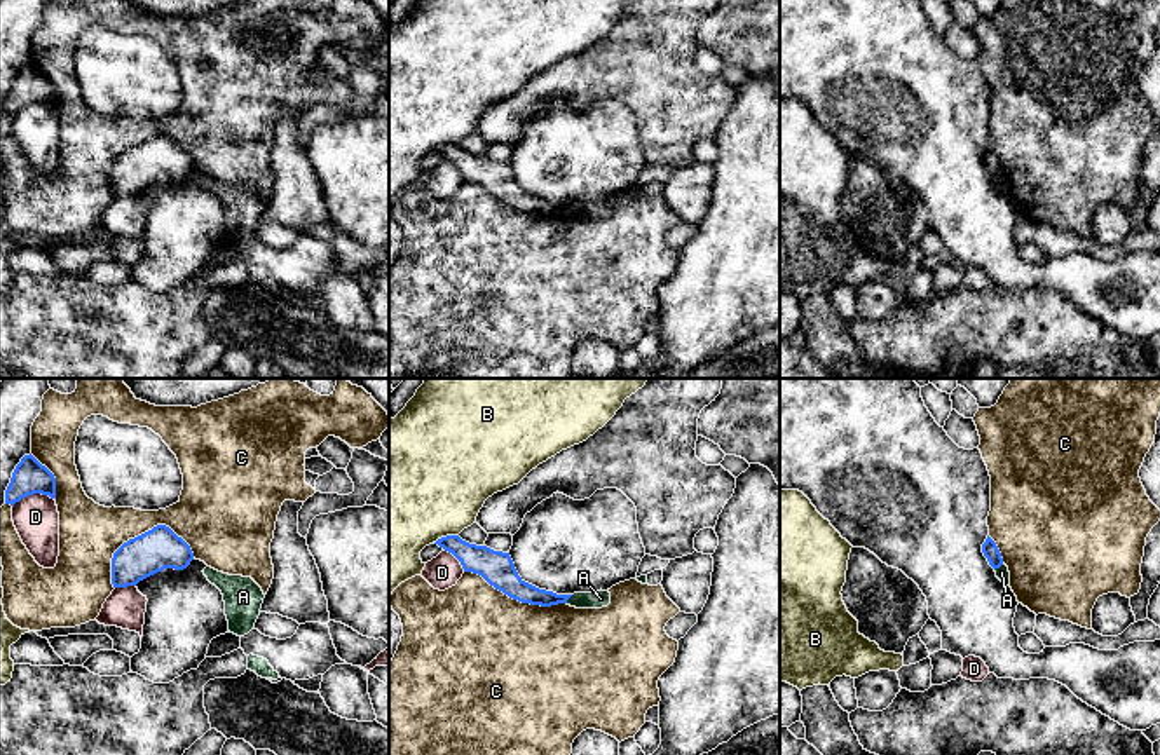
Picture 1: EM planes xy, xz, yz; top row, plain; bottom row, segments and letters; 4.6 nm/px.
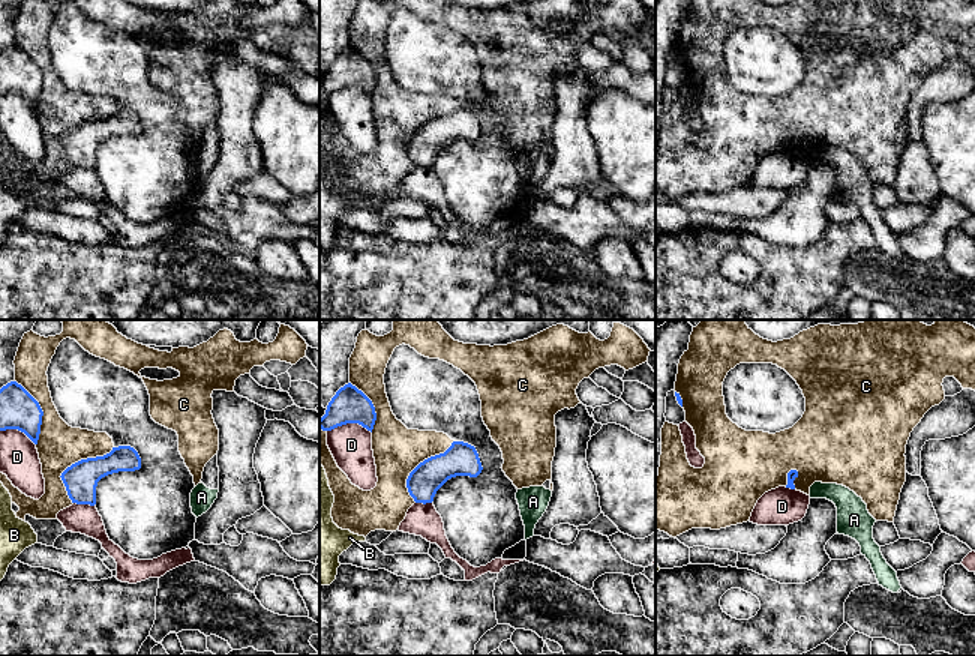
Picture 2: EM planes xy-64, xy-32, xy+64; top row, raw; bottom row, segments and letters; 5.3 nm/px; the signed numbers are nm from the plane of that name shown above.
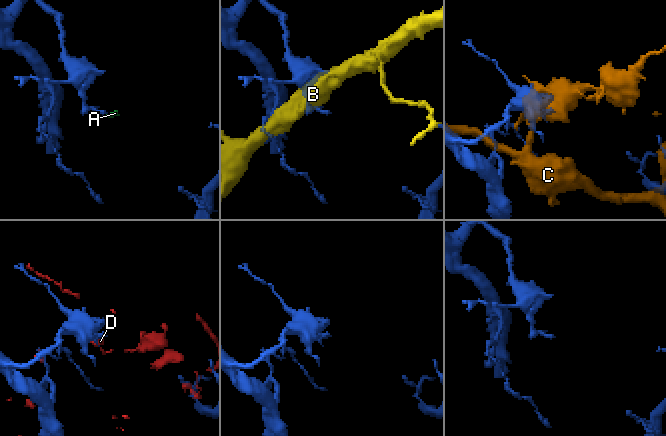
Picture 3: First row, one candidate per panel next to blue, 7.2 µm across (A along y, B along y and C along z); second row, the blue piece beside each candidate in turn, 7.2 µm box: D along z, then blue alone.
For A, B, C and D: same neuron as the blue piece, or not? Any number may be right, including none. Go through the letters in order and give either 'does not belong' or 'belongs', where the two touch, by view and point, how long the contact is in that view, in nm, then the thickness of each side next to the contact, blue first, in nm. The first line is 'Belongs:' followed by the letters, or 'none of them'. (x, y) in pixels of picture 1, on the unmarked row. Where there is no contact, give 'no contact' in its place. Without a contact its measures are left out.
Belongs: none of them
A: does not belong | yz (998, 176) | 50 nm | 70/60 nm
B: does not belong | xz (447, 145) | 120 nm | 140/500 nm
C: does not belong | xy (142, 143) | 420 nm | 190/280 nm
D: does not belong | xy (32, 103) | 200 nm | 160/200 nm

